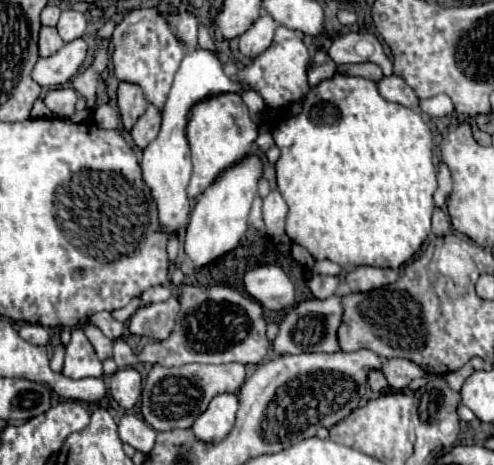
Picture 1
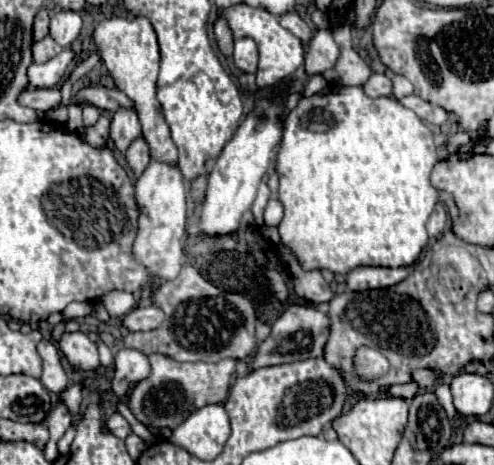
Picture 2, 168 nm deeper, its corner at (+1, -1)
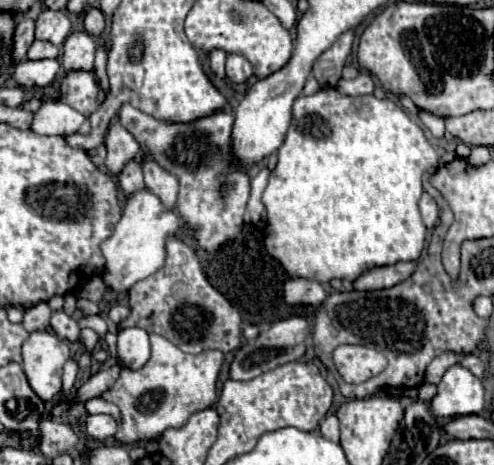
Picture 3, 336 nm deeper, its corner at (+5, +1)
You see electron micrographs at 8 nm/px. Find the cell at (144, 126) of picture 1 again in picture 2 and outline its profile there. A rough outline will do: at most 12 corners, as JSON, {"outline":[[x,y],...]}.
{"outline":[[142,136],[126,150],[126,162],[134,176],[140,176],[150,162]]}

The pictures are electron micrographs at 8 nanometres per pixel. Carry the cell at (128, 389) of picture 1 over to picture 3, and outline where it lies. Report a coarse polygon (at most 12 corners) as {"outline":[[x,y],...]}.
{"outline":[[118,332],[118,360],[140,370],[150,358],[148,332]]}

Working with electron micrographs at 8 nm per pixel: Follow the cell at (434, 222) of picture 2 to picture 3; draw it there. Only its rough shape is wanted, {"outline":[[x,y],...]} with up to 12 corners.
{"outline":[[430,194],[420,198],[420,214],[428,230],[438,222],[438,206]]}

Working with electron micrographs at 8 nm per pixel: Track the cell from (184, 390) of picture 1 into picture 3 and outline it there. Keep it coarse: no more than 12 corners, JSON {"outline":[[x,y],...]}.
{"outline":[[158,334],[136,372],[102,394],[116,438],[158,438],[210,408],[220,350],[184,354]]}

